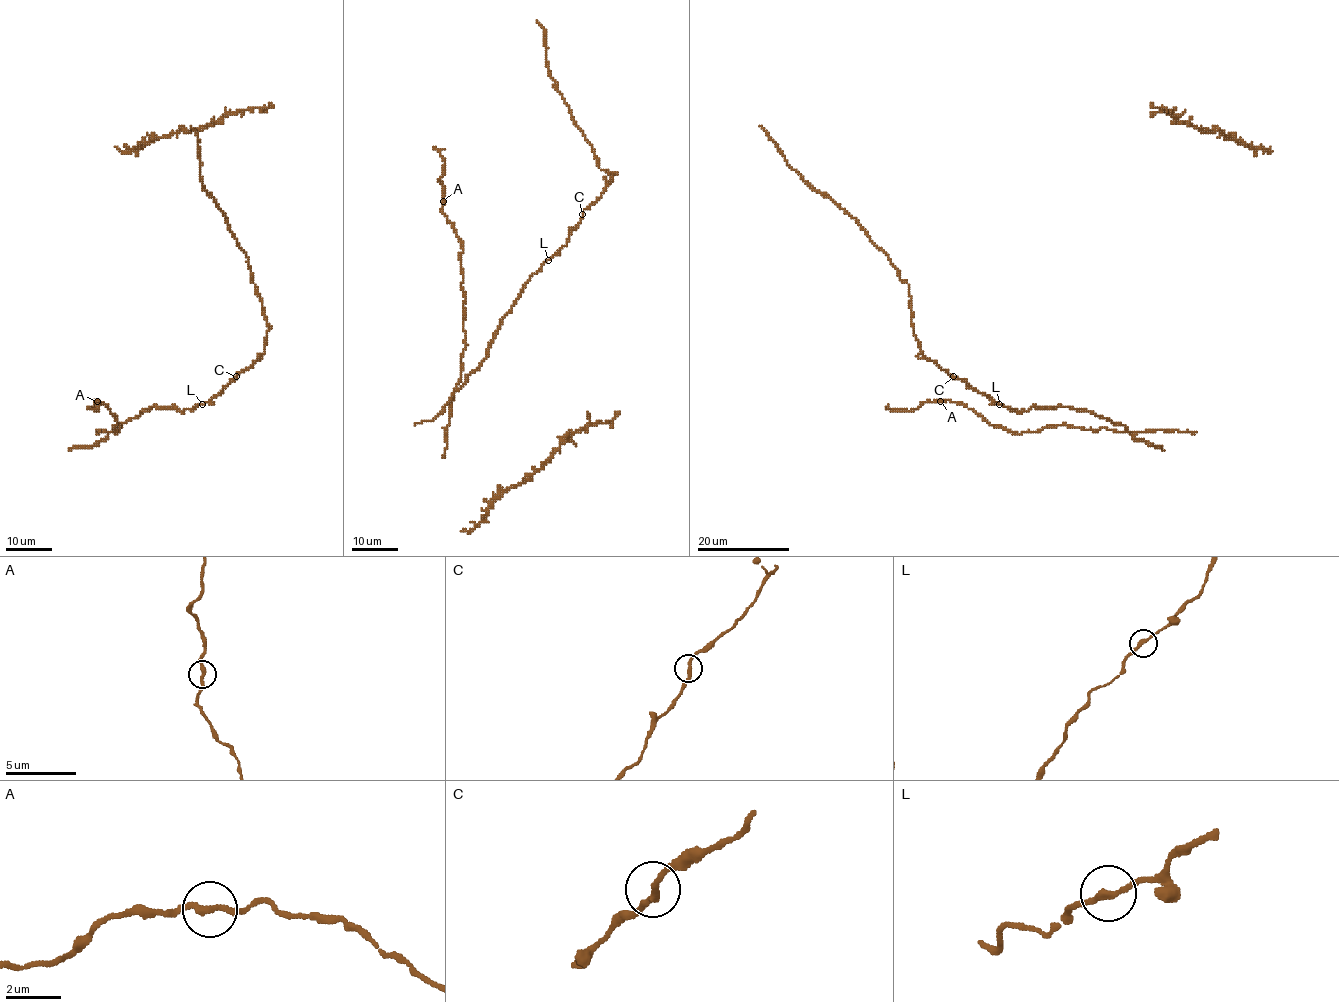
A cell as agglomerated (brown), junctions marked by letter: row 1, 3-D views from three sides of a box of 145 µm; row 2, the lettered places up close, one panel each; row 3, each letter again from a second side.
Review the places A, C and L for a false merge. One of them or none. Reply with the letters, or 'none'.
none

